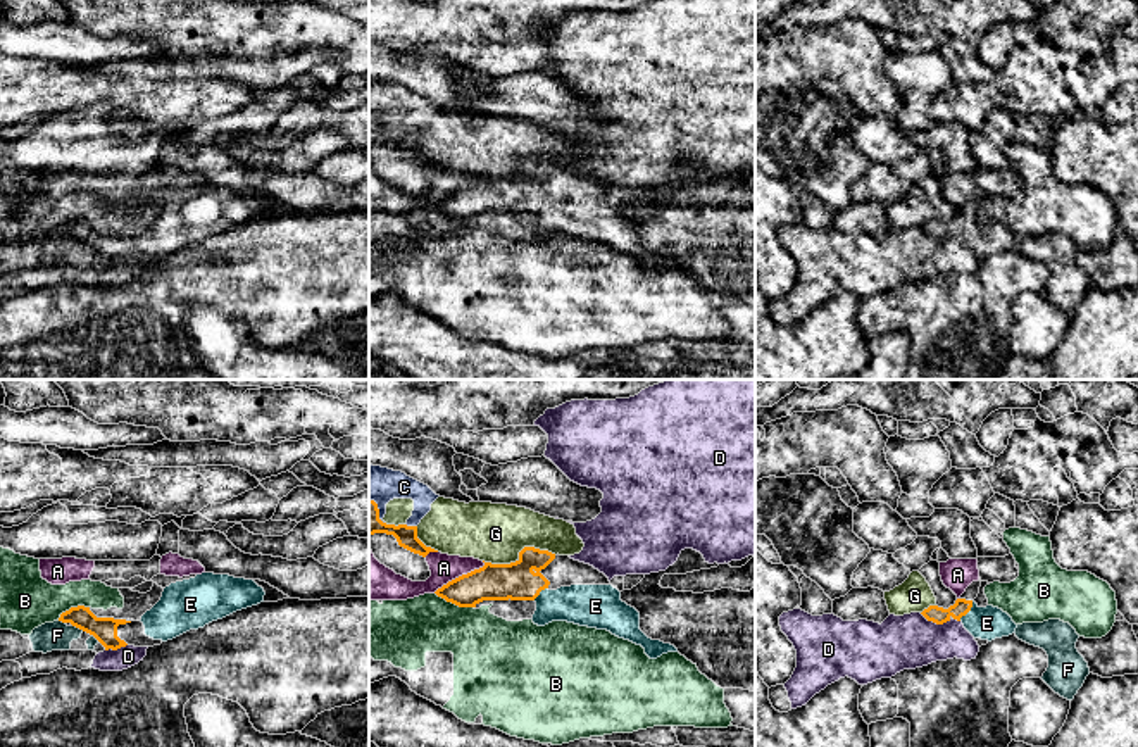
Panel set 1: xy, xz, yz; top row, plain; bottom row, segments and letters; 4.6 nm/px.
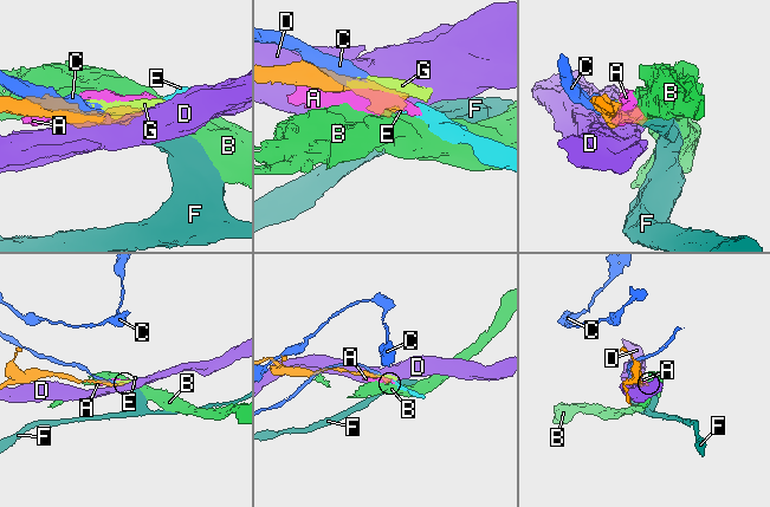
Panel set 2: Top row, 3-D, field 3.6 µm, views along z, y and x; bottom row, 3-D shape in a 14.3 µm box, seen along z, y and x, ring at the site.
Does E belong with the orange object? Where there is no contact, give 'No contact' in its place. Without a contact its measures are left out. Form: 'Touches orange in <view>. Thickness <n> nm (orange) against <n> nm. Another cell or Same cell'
Touches orange in yz. Thickness 80 nm (orange) against 160 nm. Same cell

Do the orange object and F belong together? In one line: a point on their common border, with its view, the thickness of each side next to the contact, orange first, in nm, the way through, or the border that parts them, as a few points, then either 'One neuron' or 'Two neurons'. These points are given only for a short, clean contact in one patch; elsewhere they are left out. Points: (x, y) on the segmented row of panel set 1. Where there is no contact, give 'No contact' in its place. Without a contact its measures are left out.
Touches orange at xy (78, 627). Thickness 110 nm (orange) against 140 nm. Boundary: xy (73, 625), (83, 630). Two neurons

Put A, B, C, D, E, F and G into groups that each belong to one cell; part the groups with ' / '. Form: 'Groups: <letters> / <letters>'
Groups: A / B / C G / D / E / F

